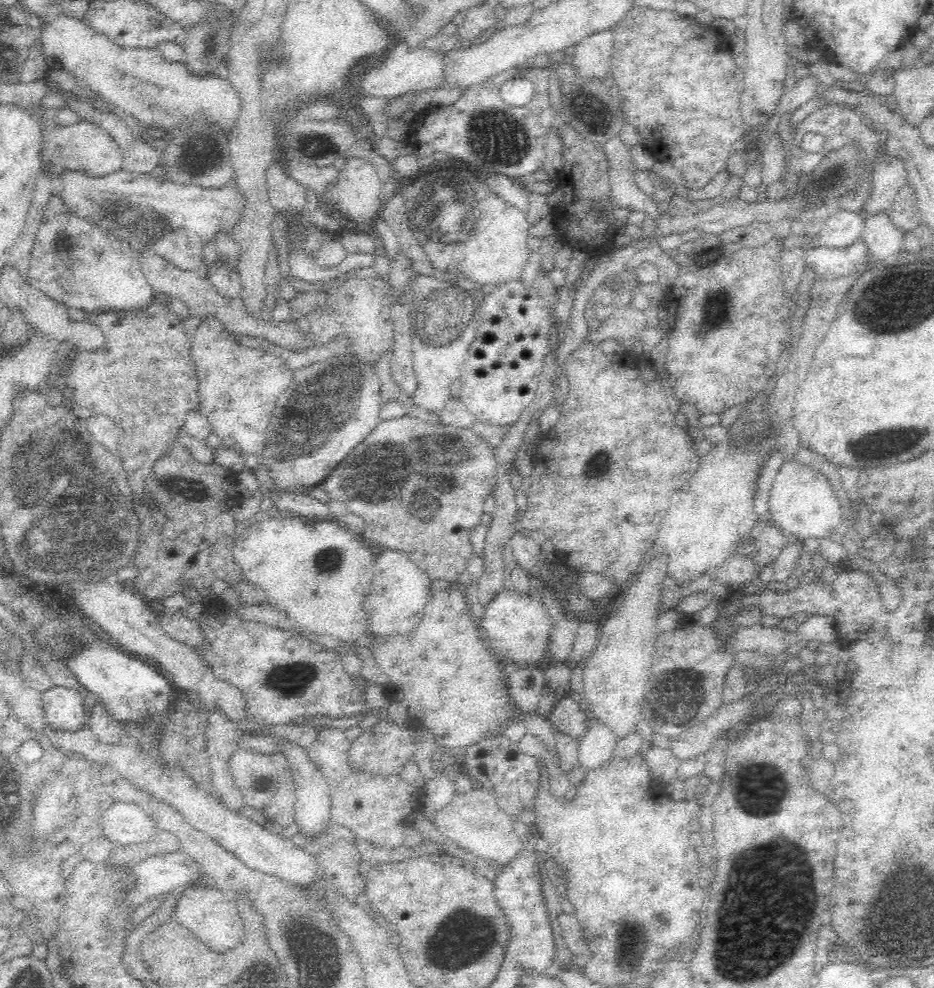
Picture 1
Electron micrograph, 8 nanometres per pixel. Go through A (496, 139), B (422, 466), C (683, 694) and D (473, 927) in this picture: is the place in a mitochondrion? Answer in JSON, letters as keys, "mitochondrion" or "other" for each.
{"A":"mitochondrion","B":"mitochondrion","C":"mitochondrion","D":"mitochondrion"}

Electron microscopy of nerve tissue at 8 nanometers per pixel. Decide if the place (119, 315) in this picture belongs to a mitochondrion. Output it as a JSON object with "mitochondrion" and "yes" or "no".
{"mitochondrion":"no"}

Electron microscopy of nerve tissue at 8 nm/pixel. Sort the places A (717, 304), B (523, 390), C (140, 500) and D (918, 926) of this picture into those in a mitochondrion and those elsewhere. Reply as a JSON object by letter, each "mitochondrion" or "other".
{"A":"mitochondrion","B":"other","C":"other","D":"mitochondrion"}

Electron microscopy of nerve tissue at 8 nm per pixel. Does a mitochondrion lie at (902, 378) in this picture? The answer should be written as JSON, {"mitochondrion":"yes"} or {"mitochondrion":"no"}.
{"mitochondrion":"no"}

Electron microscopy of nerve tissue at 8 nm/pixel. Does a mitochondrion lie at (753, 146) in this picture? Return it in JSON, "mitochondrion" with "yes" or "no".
{"mitochondrion":"no"}

